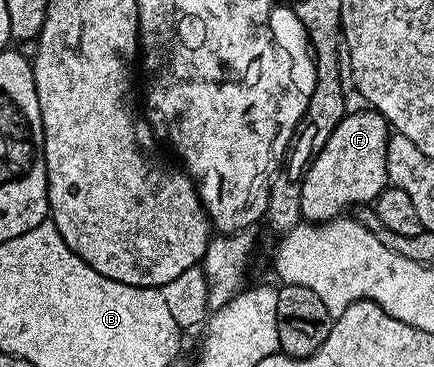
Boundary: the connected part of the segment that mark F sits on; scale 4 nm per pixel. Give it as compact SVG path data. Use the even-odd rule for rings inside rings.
M369 107L364 108L358 113L346 112L345 118L337 124L335 131L331 131L327 143L315 154L308 169L305 170L305 176L301 178L301 216L306 222L332 221L349 211L349 208L352 210L354 207L376 202L378 195L390 184L387 171L387 147L391 126L382 113Z

